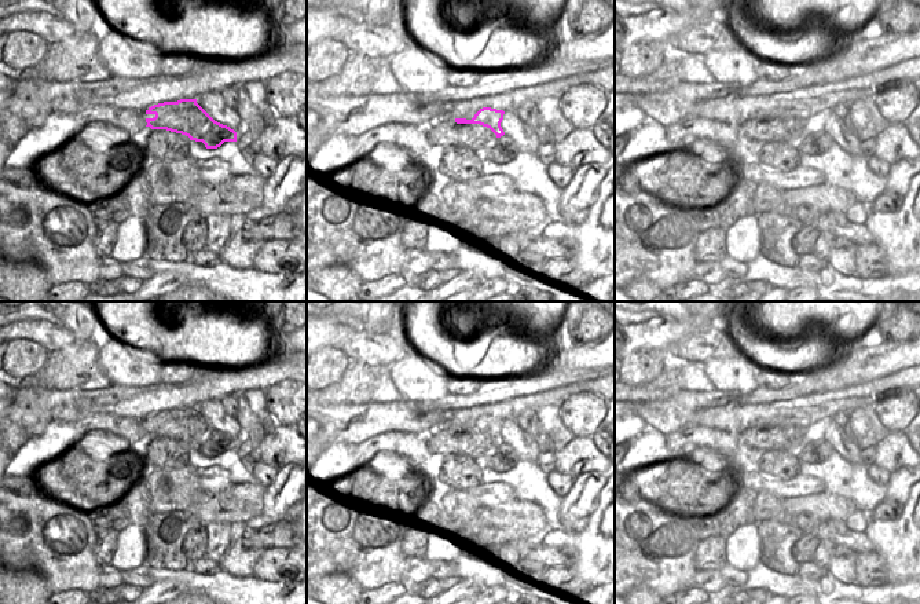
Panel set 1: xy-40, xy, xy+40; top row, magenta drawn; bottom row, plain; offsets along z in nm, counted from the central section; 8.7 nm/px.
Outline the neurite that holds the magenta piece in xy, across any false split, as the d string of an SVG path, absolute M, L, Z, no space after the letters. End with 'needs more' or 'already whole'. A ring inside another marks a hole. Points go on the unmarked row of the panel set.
M480 417L472 428L455 427L455 433L432 429L429 443L437 454L466 454L472 458L483 457L490 449L503 444L503 418Z | needs more

